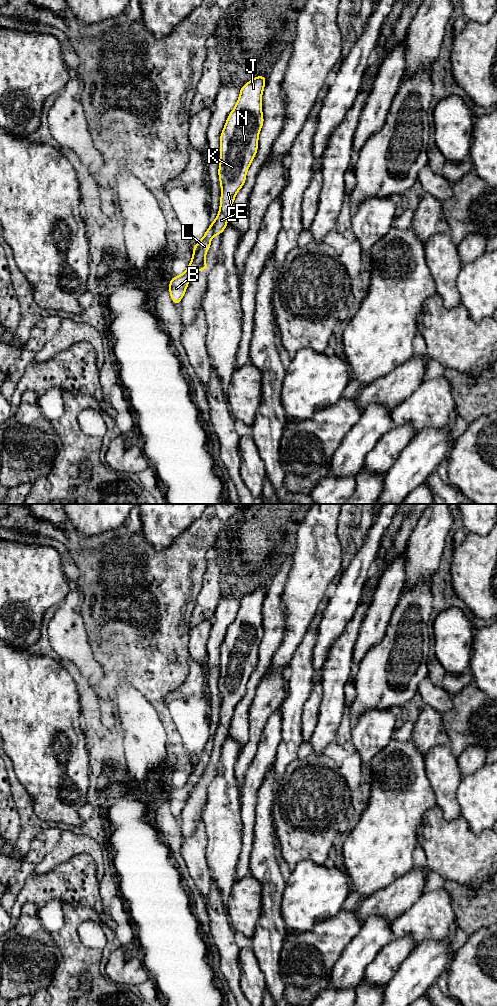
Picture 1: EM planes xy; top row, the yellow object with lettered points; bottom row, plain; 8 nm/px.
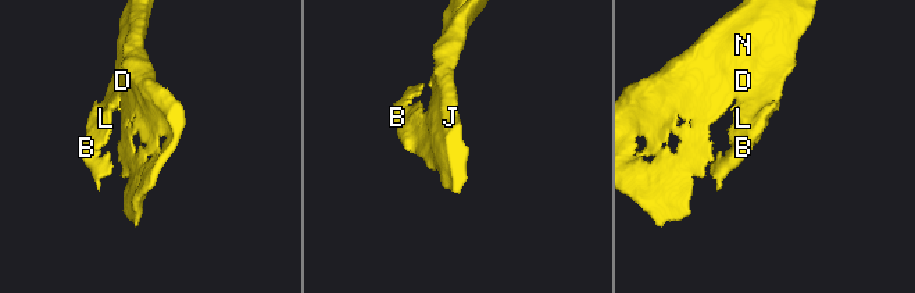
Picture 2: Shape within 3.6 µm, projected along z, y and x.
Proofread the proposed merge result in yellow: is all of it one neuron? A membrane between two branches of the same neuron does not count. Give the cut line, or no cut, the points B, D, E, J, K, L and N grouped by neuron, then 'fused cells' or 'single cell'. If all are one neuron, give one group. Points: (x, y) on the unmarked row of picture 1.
cut xy (211, 735), (213, 747); groups B L / D E J K N; fused cells

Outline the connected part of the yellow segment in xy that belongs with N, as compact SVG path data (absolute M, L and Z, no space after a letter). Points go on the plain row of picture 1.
M256 588L240 600L240 608L227 629L220 647L221 698L220 720L213 733L213 748L226 740L238 703L246 694L246 685L257 663L260 642L264 636L262 605L267 589Z

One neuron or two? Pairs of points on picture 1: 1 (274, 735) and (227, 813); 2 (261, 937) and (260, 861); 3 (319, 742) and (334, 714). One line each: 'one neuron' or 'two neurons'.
1: two neurons
2: one neuron
3: one neuron

